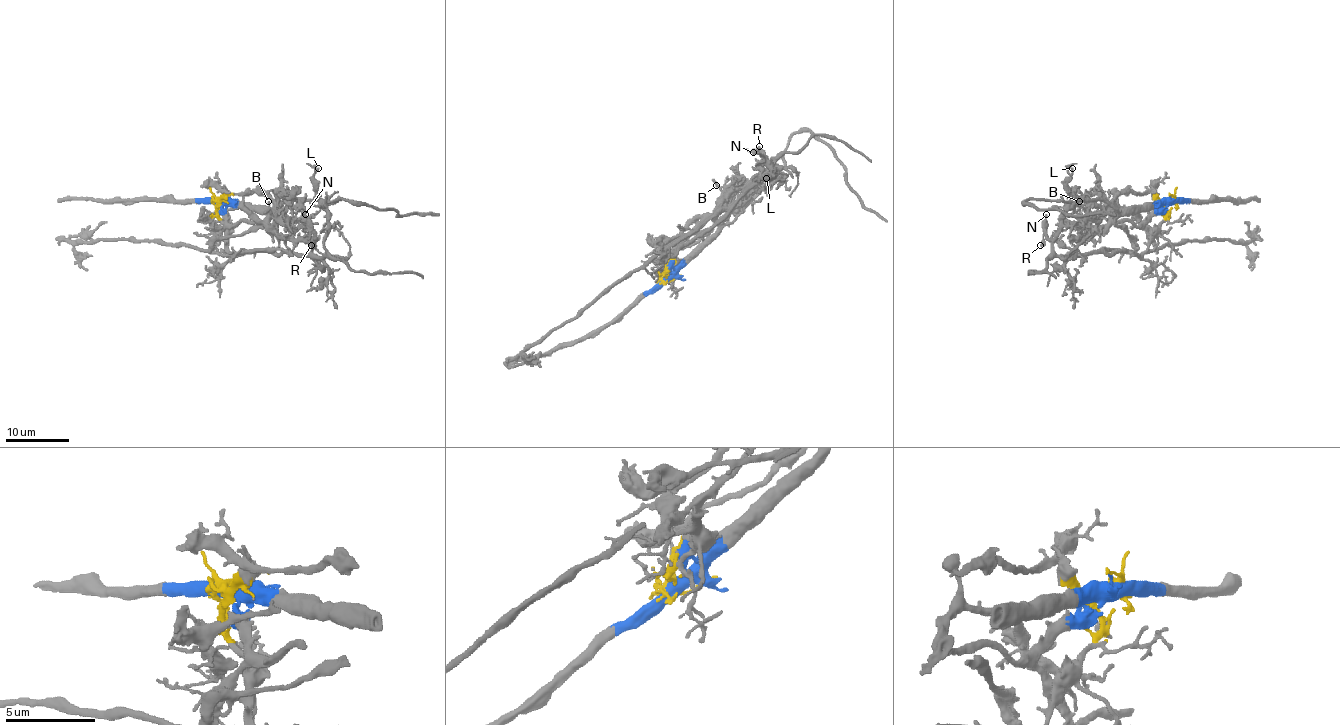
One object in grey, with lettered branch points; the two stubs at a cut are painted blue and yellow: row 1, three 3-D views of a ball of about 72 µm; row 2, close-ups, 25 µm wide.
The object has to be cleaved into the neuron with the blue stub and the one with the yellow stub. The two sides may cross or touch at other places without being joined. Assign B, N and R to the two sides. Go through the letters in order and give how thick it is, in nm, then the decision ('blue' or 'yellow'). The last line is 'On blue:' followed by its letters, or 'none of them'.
B: 140 nm thick; blue
N: 130 nm thick; yellow
R: 120 nm thick; yellow
On blue: B

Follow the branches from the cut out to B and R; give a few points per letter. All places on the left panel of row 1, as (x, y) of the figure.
B: (217, 199), (261, 206), (269, 214), (269, 227), (274, 217), (268, 201)
R: (217, 199), (217, 217), (225, 225), (226, 247), (233, 254), (308, 254), (314, 241), (312, 233), (311, 246)

